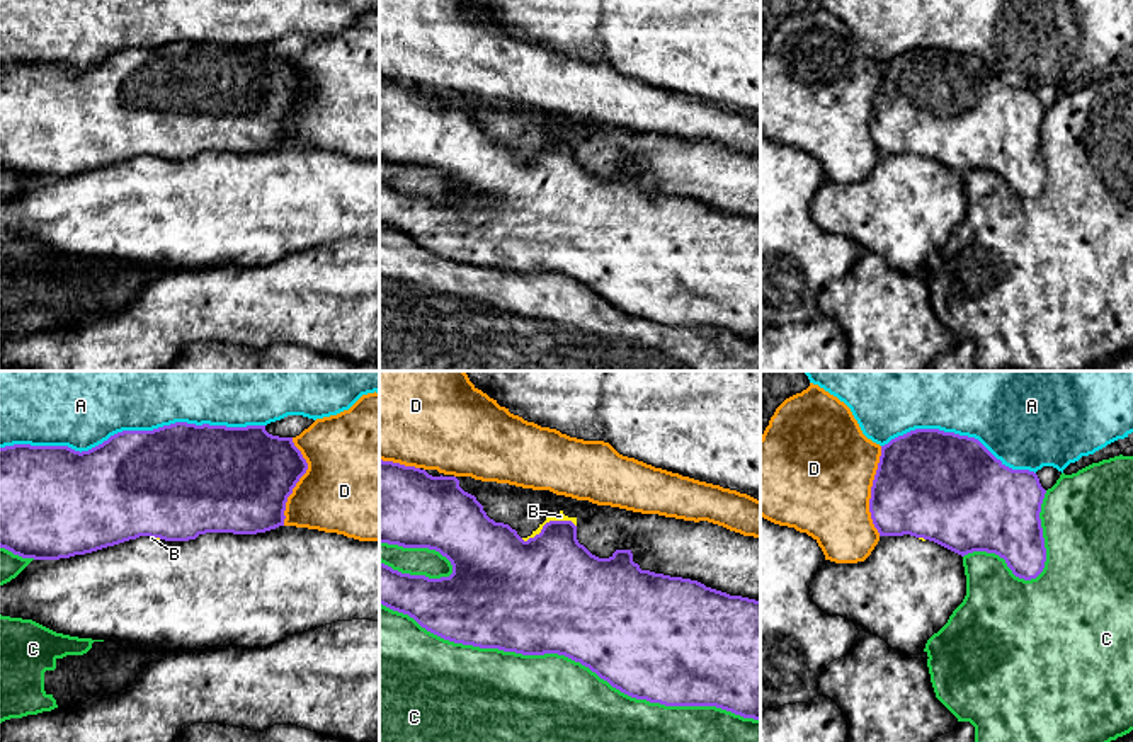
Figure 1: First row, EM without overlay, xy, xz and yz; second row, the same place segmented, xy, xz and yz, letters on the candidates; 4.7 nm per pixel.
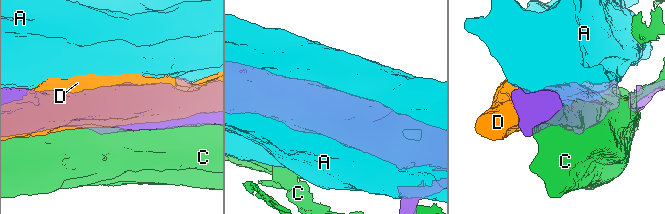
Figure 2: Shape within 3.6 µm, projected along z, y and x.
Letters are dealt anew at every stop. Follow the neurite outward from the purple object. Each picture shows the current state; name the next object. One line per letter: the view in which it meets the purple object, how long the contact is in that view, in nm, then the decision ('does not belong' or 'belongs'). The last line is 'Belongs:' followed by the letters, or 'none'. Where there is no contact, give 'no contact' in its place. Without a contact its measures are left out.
A: contact in xy; length 1250 nm; does not belong
B: contact in xz; length 280 nm; does not belong
C: contact in xz; length 1900 nm; does not belong
D: contact in yz; length 420 nm; does not belong
Belongs: none

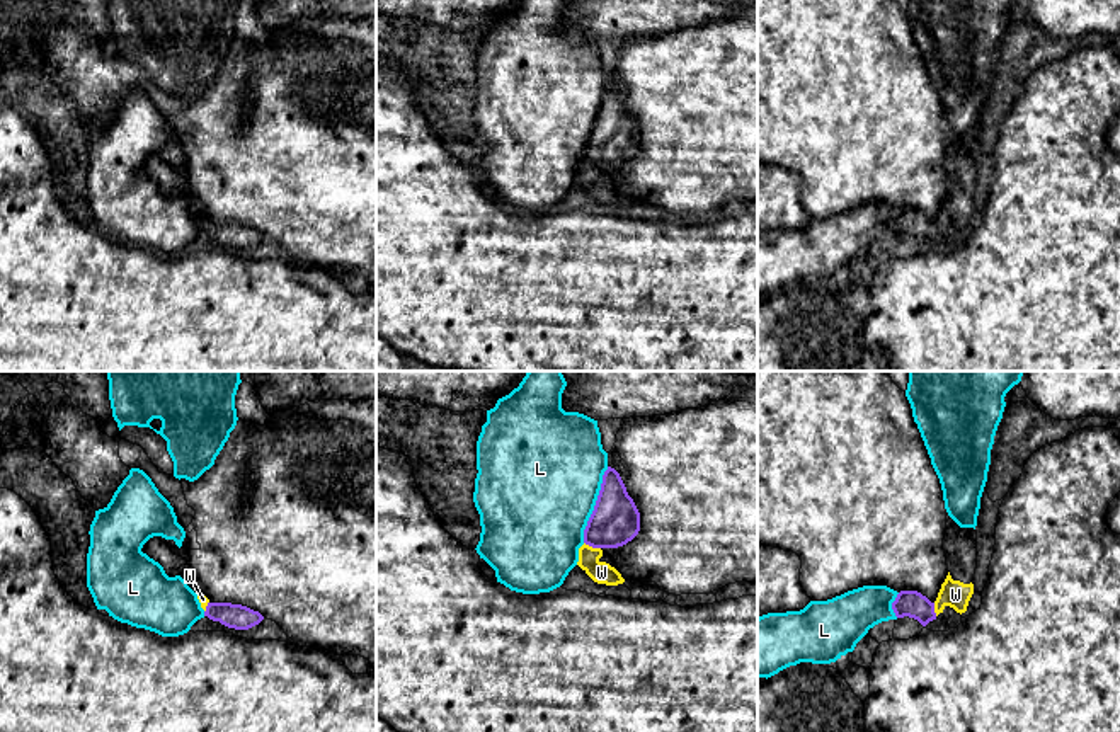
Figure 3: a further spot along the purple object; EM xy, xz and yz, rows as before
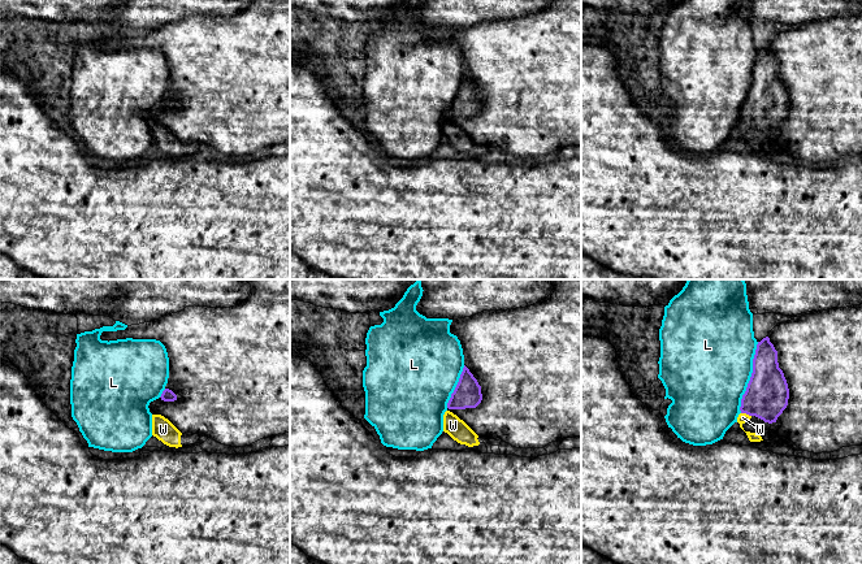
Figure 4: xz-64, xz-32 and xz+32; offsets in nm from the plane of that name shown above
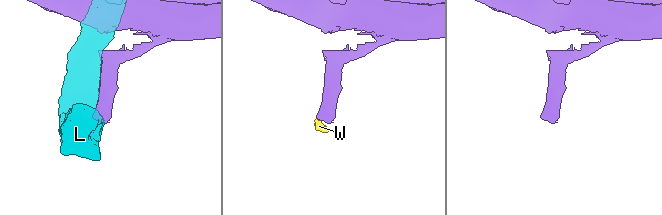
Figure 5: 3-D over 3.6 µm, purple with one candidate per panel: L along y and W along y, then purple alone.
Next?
L: contact in xz; length 380 nm; does not belong
W: contact in xz; length 90 nm; belongs
Belongs: W

